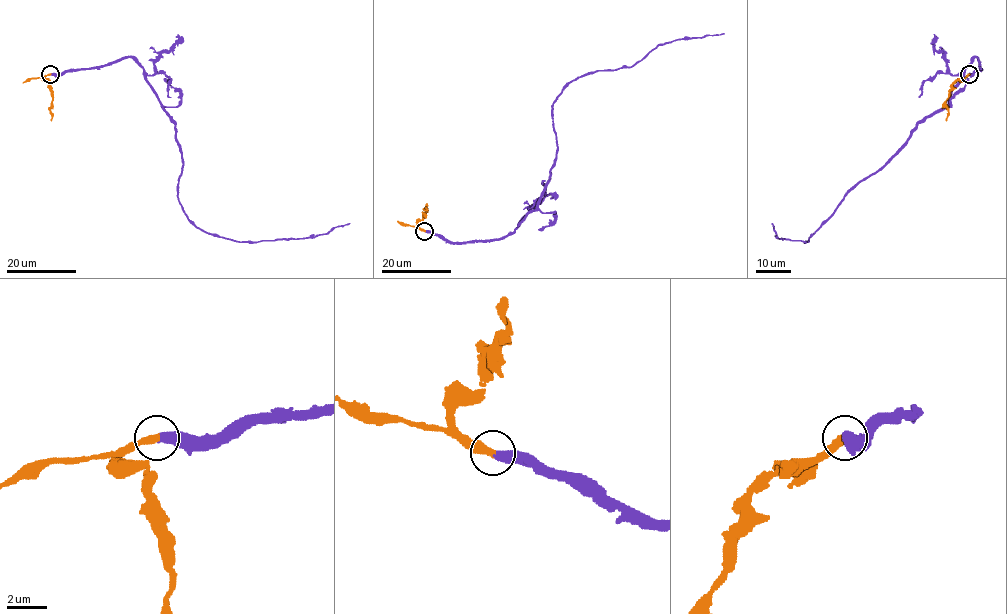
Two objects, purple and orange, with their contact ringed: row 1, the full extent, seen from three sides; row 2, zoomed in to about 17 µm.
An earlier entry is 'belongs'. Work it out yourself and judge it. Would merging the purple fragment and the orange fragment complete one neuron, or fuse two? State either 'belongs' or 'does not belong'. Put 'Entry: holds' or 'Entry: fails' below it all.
belongs
Entry: holds

